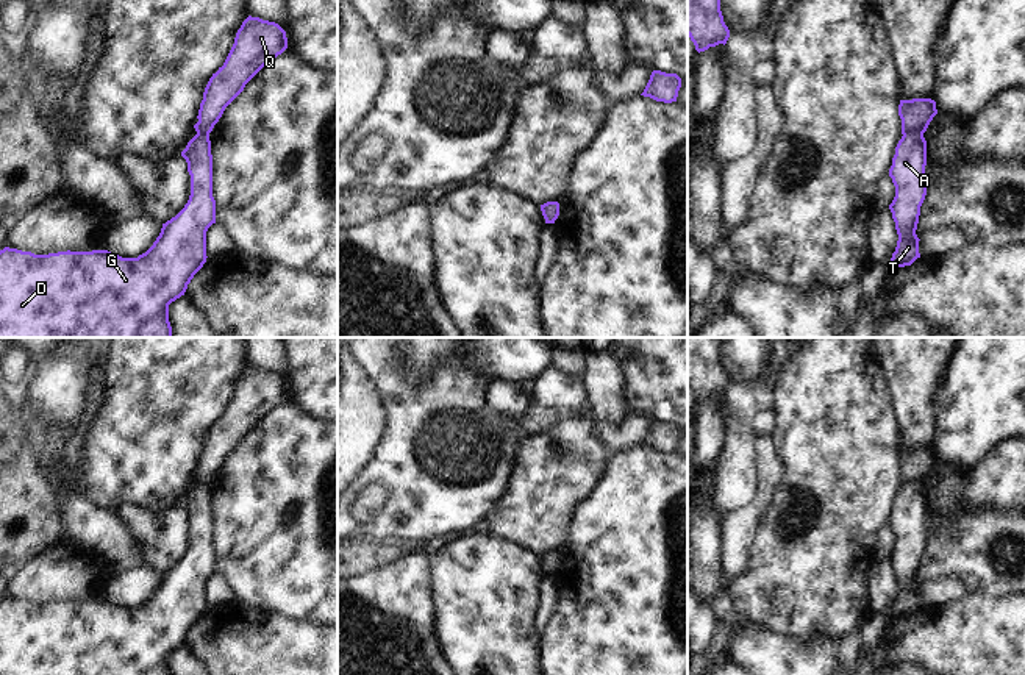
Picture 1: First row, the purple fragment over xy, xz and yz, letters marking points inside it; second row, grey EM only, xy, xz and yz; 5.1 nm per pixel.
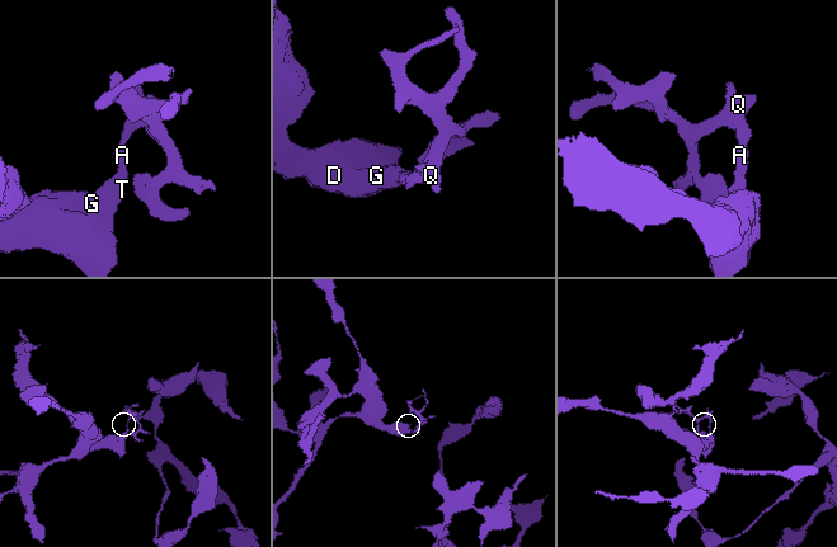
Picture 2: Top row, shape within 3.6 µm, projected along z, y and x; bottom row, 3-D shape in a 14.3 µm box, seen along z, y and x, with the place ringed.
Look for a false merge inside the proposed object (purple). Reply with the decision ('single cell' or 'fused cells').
fused cells

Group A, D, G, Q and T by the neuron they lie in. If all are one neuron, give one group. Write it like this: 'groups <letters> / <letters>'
groups A D G T / Q

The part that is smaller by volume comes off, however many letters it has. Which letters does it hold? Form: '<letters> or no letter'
Q

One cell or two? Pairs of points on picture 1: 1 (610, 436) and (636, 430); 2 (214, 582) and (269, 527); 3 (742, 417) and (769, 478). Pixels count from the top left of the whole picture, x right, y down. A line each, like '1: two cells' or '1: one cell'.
1: one cell
2: two cells
3: two cells

